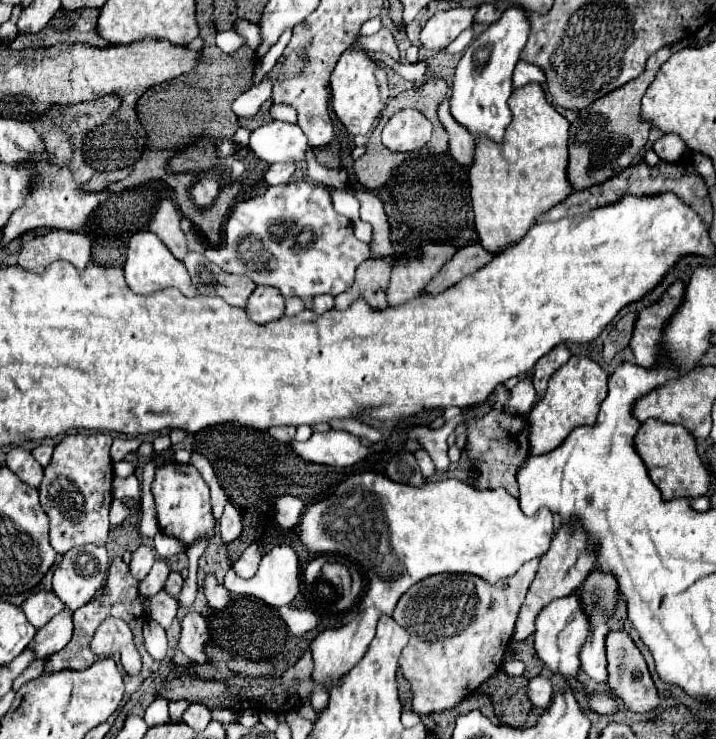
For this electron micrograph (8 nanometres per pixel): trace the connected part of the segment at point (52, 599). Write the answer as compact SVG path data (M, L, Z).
M40 591L36 595L30 595L26 599L26 603L22 605L24 615L28 617L28 621L40 629L44 627L54 615L58 615L66 605L62 605L62 601L58 601L58 597L52 591Z

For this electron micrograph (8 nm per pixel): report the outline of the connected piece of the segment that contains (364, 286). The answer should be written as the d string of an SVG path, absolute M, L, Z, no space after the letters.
M372 257L372 259L364 261L356 269L354 285L336 297L334 307L346 309L346 305L350 305L358 297L362 297L372 309L386 309L388 307L386 305L386 285L390 279L390 269L392 269L392 265L382 257L376 257L376 259Z

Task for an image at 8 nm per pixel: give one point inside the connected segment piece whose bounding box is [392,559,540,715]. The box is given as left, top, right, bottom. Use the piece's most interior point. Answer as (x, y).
(459, 626)

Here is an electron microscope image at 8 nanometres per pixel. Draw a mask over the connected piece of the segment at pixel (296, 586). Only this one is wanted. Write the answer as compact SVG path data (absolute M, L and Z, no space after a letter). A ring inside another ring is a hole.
M276 545L270 553L266 553L262 557L260 569L256 573L254 579L244 581L240 577L236 577L236 573L228 571L224 577L224 587L228 591L240 593L240 595L252 595L258 597L262 601L266 601L272 607L282 607L282 605L290 605L294 601L294 597L300 593L300 565L298 565L298 557L296 551L290 545Z

